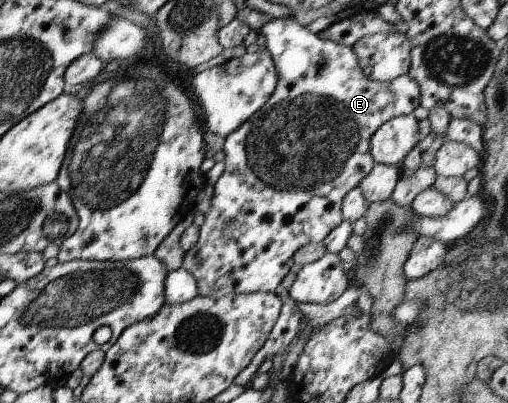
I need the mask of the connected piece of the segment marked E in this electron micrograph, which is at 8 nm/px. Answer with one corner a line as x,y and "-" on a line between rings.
272,17
270,21
266,21
262,25
262,29
258,32
264,37
264,45
268,50
274,69
276,70
276,83
272,95
268,97
268,101
258,110
253,113
238,129
235,129
232,133
229,133
224,138
222,151
224,152
224,169
216,182
213,185
212,199
210,199
210,209
208,213
204,215
204,222
199,227
198,239
195,245
184,252
182,257
181,268
184,271
188,271
196,282
198,295
202,297
218,298
224,295
238,295
254,292
270,292
276,293
282,301
278,317
274,322
274,325
268,332
266,341
262,344
262,347
256,351
256,355
252,357
250,363
238,372
238,375
234,377
233,384
238,386
244,386
253,377
258,366
268,357
268,355
276,355
276,353
287,352
292,346
292,339
296,337
296,333
300,330
300,319
302,313
298,311
296,307
296,301
294,301
287,293
287,291
280,286
280,283
284,276
288,273
288,269
292,267
292,256
297,249
300,249
307,243
321,242
328,233
332,231
341,222
341,201
347,191
350,191
353,187
358,186
358,183
370,173
374,160
368,153
369,139
372,134
380,125
386,120
392,119
396,116
402,116
411,114
419,105
419,87
416,81
412,77
408,77
408,73
395,77
387,82
379,82
368,79
366,75
362,75
358,63
356,63
356,57
352,53
350,47
345,45
338,45
334,41
323,40
315,33
311,33
305,26
298,24
292,17

